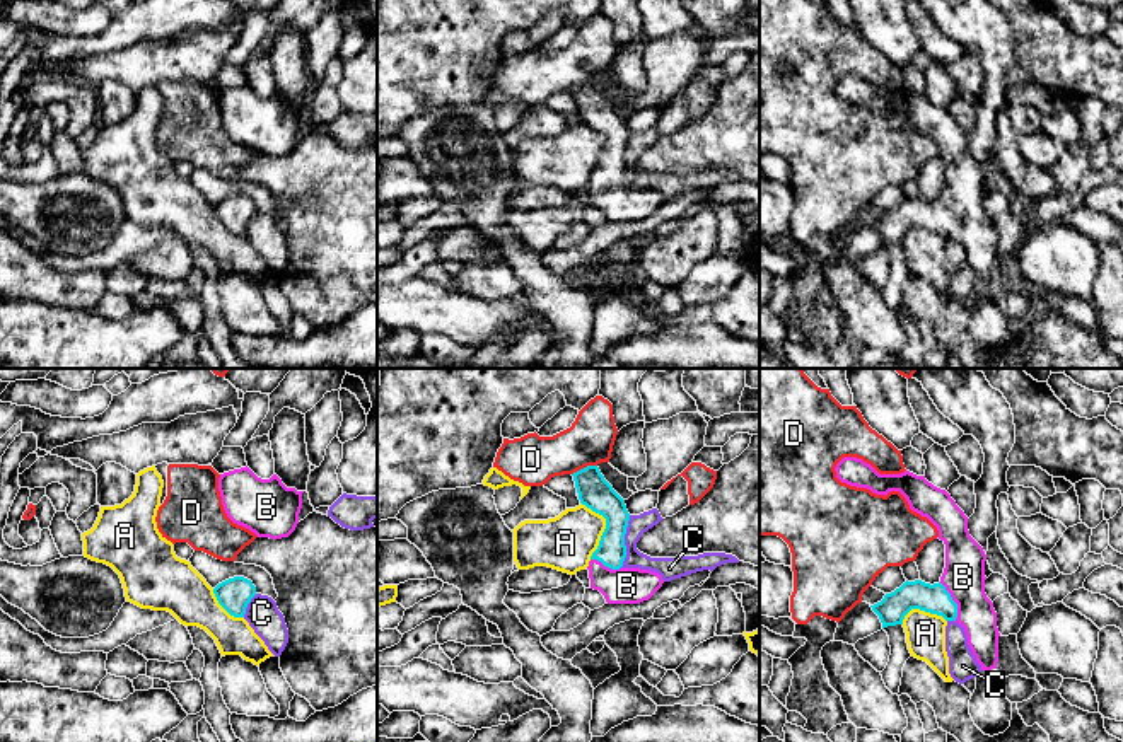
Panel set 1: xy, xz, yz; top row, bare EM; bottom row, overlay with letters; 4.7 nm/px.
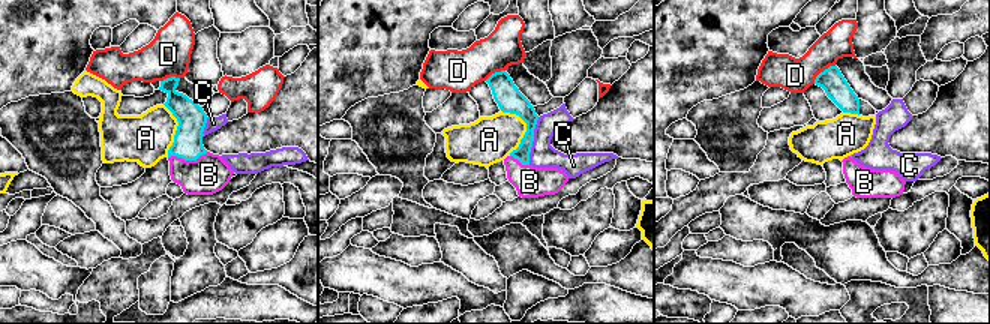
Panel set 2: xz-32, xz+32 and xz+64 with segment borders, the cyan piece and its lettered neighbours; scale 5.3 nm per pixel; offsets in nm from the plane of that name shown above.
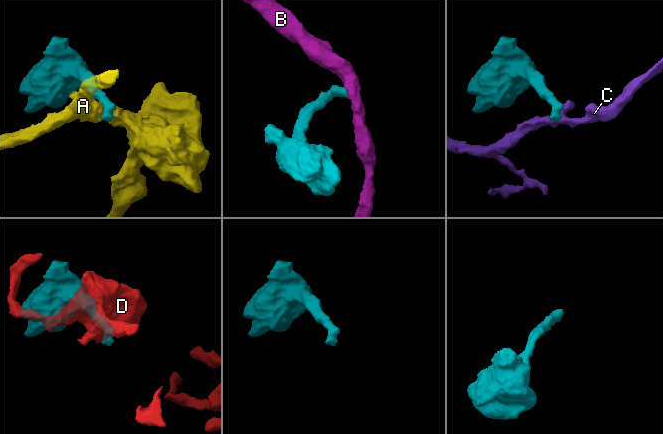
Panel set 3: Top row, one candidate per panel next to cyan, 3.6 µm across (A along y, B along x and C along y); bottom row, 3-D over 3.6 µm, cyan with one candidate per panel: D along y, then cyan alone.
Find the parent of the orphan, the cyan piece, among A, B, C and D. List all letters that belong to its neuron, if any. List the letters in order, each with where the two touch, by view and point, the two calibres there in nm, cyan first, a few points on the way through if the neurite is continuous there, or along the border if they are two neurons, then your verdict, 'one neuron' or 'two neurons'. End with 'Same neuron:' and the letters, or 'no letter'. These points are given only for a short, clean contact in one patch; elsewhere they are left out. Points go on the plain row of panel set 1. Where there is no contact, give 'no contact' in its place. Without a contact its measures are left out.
A: contact xz (606, 145); calibres 160 and 260 nm; border xz (581, 120), (605, 137), (599, 162), (589, 176); two neurons
B: contact yz (953, 219); calibres 140 and 200 nm; way yz (934, 217), (953, 219), (961, 210), (963, 195); one neuron
C: contact xz (623, 159); calibres 150 and 100 nm; border xz (630, 133), (625, 152), (625, 178), (620, 185); two neurons
D: contact xz (584, 86); calibres 160 and 240 nm; border xz (596, 82), (587, 82), (572, 92); two neurons
Same neuron: B

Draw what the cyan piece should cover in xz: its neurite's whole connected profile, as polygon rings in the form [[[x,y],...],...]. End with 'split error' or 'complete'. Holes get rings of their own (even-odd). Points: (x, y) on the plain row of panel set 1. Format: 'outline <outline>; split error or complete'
outline [[[597,84],[572,92],[582,123],[606,136],[606,147],[589,179],[591,206],[599,208],[608,222],[640,222],[664,201],[650,188],[625,186],[625,152],[630,138],[625,118],[604,97]]]; split error

